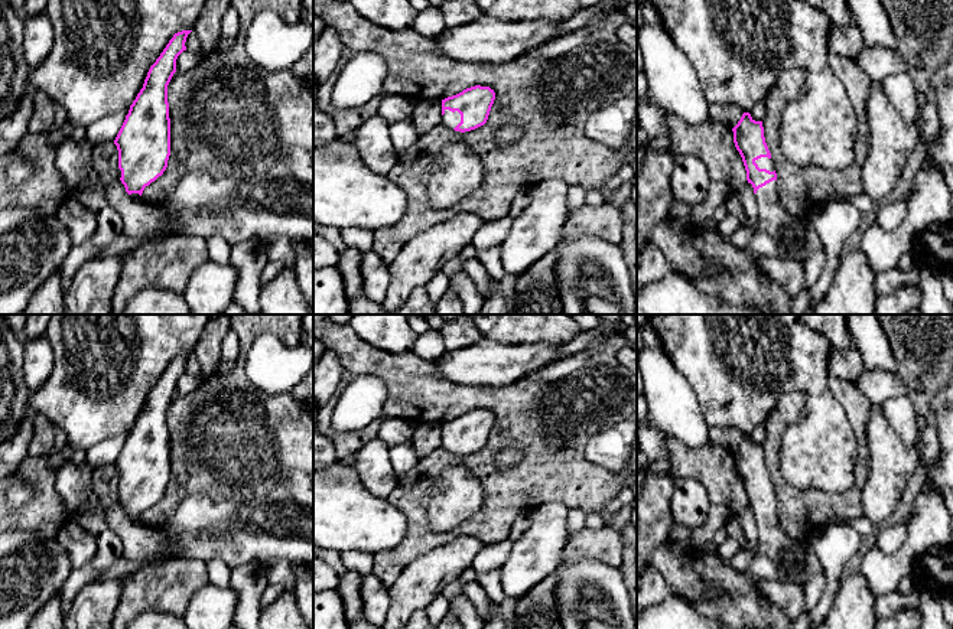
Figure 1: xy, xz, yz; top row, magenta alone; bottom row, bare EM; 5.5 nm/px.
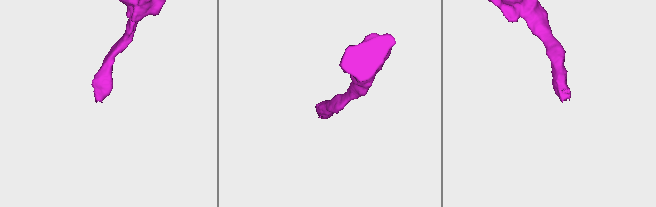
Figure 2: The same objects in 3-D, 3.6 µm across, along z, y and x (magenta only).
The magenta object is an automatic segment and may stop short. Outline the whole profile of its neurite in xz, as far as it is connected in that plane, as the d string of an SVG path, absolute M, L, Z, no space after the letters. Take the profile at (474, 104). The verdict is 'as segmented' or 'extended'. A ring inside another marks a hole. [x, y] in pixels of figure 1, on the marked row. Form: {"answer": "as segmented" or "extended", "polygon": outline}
{"answer": "extended", "polygon": "M475 85L442 100L442 123L455 131L471 131L488 120L495 92L489 87Z"}

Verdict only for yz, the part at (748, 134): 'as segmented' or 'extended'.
extended

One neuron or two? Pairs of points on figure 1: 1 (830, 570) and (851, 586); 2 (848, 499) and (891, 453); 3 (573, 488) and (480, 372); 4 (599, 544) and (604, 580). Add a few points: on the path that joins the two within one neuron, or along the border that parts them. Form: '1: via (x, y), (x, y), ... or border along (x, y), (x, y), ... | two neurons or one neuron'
1: border along (841, 582), (839, 592), (828, 613) | two neurons
2: border along (867, 445), (868, 478), (861, 494), (862, 512) | two neurons
3: border along (524, 377), (498, 385), (458, 384) | two neurons
4: border along (568, 563), (576, 559), (598, 559), (618, 567) | two neurons

